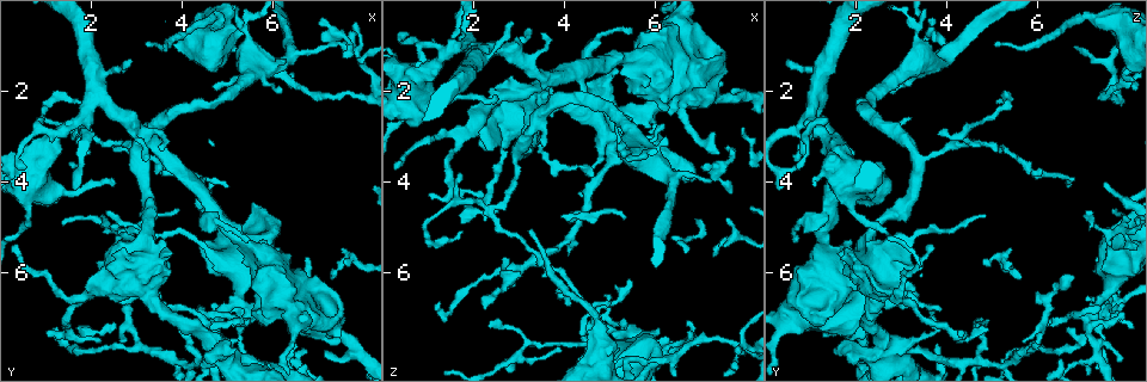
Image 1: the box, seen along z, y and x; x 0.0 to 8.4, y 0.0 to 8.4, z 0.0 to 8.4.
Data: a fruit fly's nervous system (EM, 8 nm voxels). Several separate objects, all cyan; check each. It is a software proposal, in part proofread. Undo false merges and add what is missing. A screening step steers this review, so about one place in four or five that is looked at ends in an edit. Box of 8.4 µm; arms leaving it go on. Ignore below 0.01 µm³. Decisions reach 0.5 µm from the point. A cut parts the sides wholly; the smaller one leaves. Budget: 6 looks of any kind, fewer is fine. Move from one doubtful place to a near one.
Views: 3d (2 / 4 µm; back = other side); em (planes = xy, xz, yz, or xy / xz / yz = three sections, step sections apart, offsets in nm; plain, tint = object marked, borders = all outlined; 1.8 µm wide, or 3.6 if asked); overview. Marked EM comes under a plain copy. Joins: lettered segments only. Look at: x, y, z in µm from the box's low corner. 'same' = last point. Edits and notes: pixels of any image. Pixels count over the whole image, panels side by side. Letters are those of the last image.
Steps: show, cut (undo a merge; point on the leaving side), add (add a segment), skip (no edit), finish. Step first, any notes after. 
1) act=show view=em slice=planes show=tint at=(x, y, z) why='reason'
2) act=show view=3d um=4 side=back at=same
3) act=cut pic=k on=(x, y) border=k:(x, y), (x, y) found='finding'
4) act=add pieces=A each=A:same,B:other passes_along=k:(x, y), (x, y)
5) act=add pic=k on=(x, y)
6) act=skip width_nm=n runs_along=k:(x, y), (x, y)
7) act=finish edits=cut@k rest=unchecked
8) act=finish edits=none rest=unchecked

act=show view=3d um=2 at=(2.30, 6.10, 6.80) why='thin end'

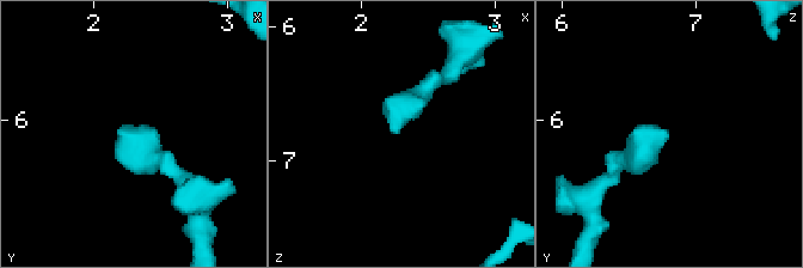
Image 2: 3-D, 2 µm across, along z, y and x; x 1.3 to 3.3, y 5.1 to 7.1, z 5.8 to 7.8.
act=show view=em slice=xz step=16 show=borders at=(2.24, 6.06, 6.78) why='now the EM'

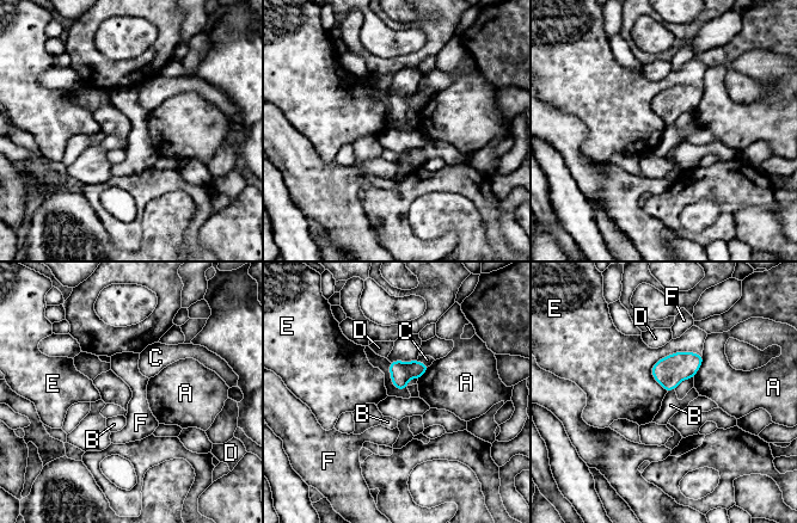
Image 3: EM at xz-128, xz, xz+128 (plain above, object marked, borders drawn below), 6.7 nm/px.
act=skip each=A:other,B:other,C:other,D:other,E:other,F:other found='none of them fits'

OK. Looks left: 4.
act=show view=3d um=2 at=(5.15, 7.70, 1.45) why='stops while still wide'

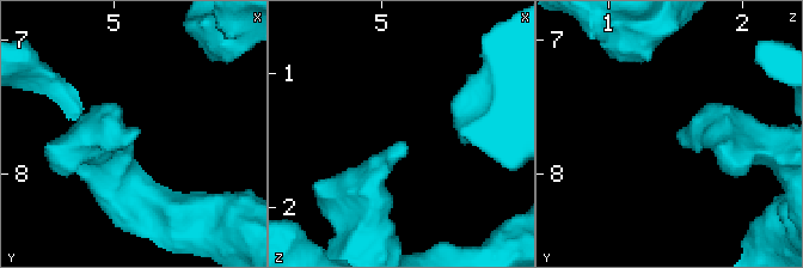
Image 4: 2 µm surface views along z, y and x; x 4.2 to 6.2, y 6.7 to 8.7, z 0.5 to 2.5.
act=show view=em um=3.6 slice=yz step=4 show=tint at=(5.18, 7.70, 1.52)

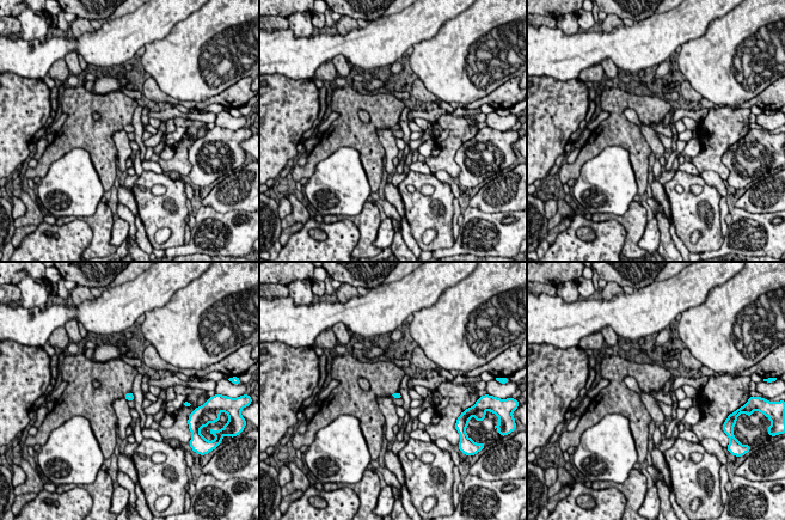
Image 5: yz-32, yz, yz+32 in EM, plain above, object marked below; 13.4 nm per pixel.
act=show view=em um=3.6 slice=planes show=borders at=same why='another direction'

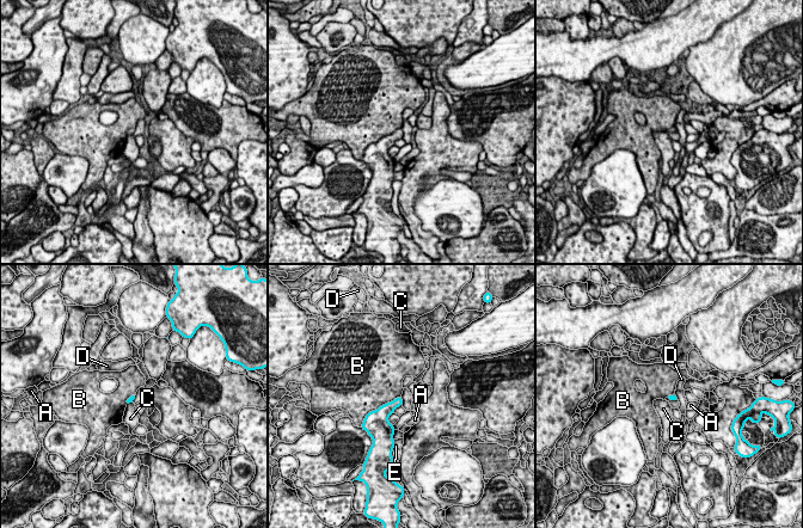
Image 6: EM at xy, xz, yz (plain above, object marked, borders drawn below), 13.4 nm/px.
act=skip each=A:other,B:other,C:other,D:other,E:other border=6:(400, 396), (384, 403), (365, 417) found='no lettered segment goes on from it'

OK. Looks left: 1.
act=show view=em slice=xz step=8 show=borders at=(5.55, 1.70, 7.95) why='abrupt turn'

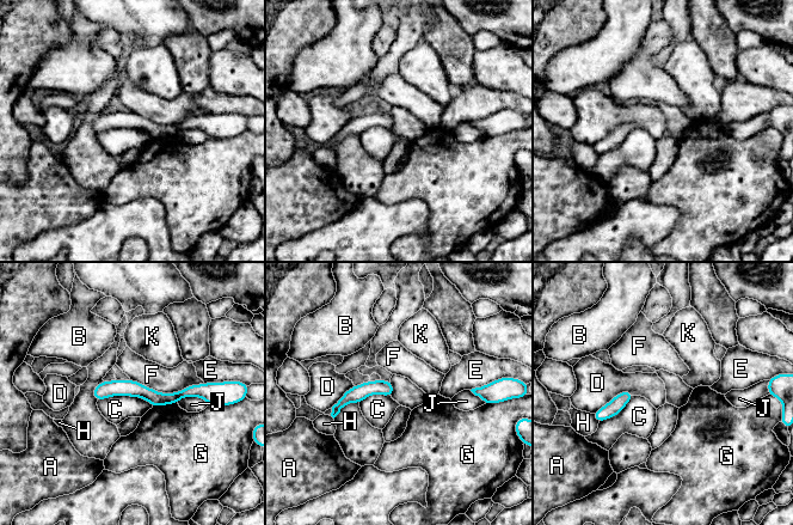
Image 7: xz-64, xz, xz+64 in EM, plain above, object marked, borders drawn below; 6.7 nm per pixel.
act=skip each=A:other,B:other,C:other,D:other,E:other,F:other,G:other,H:other,J:other,K:other border=7:(97, 402), (137, 396), (152, 407) found='continuous, no second neuron'

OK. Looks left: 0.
act=finish edits=none rest=unchecked

